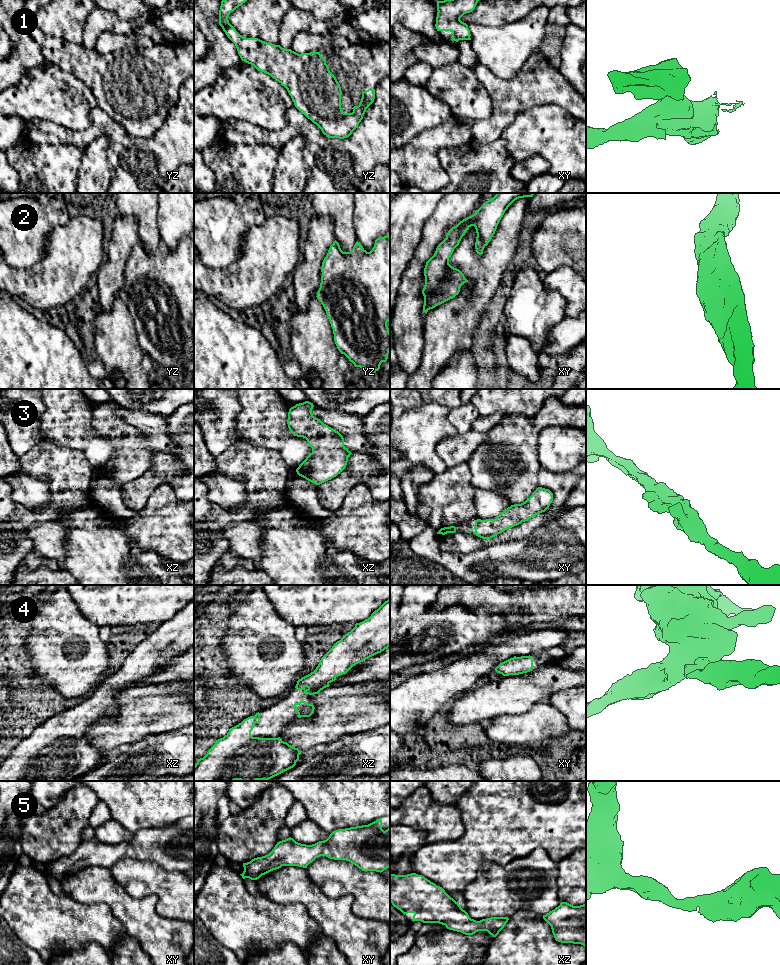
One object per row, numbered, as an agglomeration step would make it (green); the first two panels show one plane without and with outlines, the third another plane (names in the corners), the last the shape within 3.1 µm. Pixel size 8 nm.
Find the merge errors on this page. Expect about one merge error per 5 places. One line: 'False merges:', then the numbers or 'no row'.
False merges: no row

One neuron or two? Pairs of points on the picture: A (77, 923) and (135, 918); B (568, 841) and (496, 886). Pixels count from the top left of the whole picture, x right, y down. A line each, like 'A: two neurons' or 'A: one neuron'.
A: two neurons
B: two neurons

